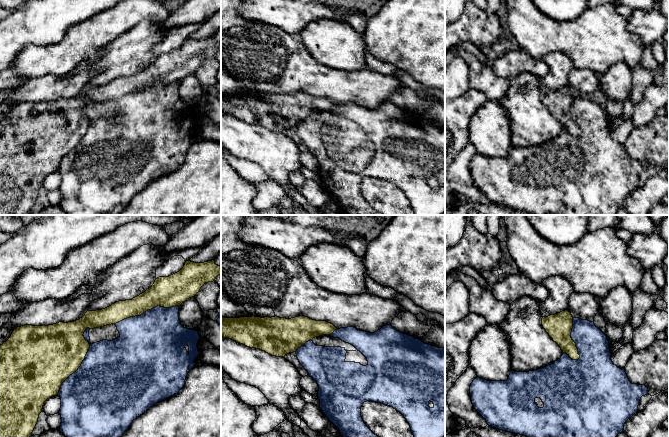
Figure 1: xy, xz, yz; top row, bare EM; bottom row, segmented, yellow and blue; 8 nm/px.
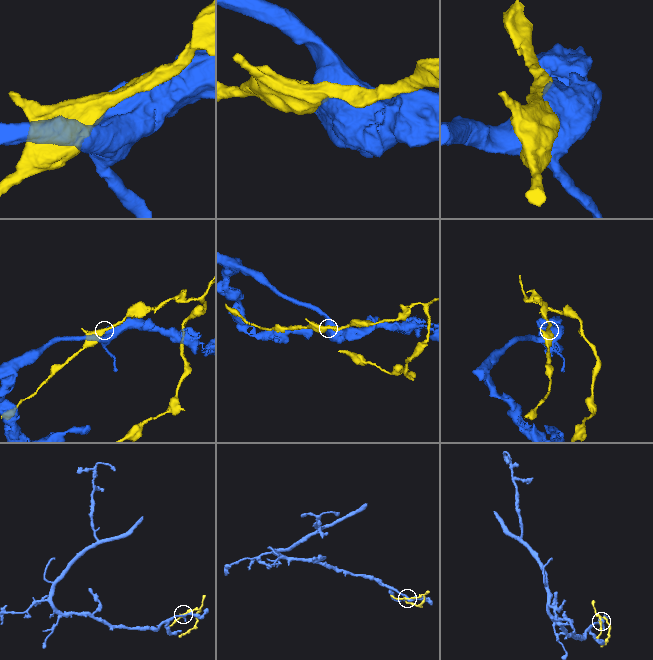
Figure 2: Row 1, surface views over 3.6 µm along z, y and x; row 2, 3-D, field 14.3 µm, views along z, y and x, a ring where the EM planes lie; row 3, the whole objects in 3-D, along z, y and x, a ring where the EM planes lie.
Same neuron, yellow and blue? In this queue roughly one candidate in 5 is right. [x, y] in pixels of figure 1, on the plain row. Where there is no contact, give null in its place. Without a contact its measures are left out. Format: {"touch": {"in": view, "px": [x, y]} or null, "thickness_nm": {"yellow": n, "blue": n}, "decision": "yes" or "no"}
{"touch": {"in": "xy", "px": [146, 86]}, "thickness_nm": {"yellow": 240, "blue": 460}, "decision": "no"}

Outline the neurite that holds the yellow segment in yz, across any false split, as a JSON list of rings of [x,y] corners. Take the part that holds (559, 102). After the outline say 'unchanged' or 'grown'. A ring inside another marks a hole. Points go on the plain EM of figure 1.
[[[568,86],[543,93],[542,102],[553,117],[560,122],[563,129],[566,129],[572,136],[580,134],[576,119],[571,114],[573,93]]] | unchanged

